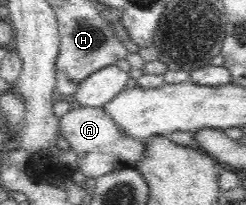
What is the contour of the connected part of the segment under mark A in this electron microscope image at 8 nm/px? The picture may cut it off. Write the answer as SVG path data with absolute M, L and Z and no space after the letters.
M71 108L60 119L60 132L61 137L68 141L69 149L77 154L77 161L80 164L81 171L80 177L85 183L89 183L93 179L117 169L135 168L138 161L144 156L144 142L133 139L128 133L121 130L102 108Z

